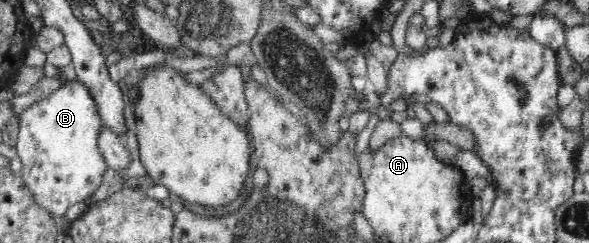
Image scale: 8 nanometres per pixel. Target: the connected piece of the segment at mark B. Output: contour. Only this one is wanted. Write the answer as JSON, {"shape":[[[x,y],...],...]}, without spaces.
{"shape":[[[78,79],[66,80],[62,87],[53,91],[46,99],[26,108],[19,116],[19,133],[16,142],[17,157],[22,163],[22,181],[34,196],[35,203],[55,217],[64,218],[66,211],[75,203],[82,203],[94,193],[109,168],[102,152],[98,150],[98,135],[104,126],[98,117],[98,104],[90,96],[90,91]]]}

